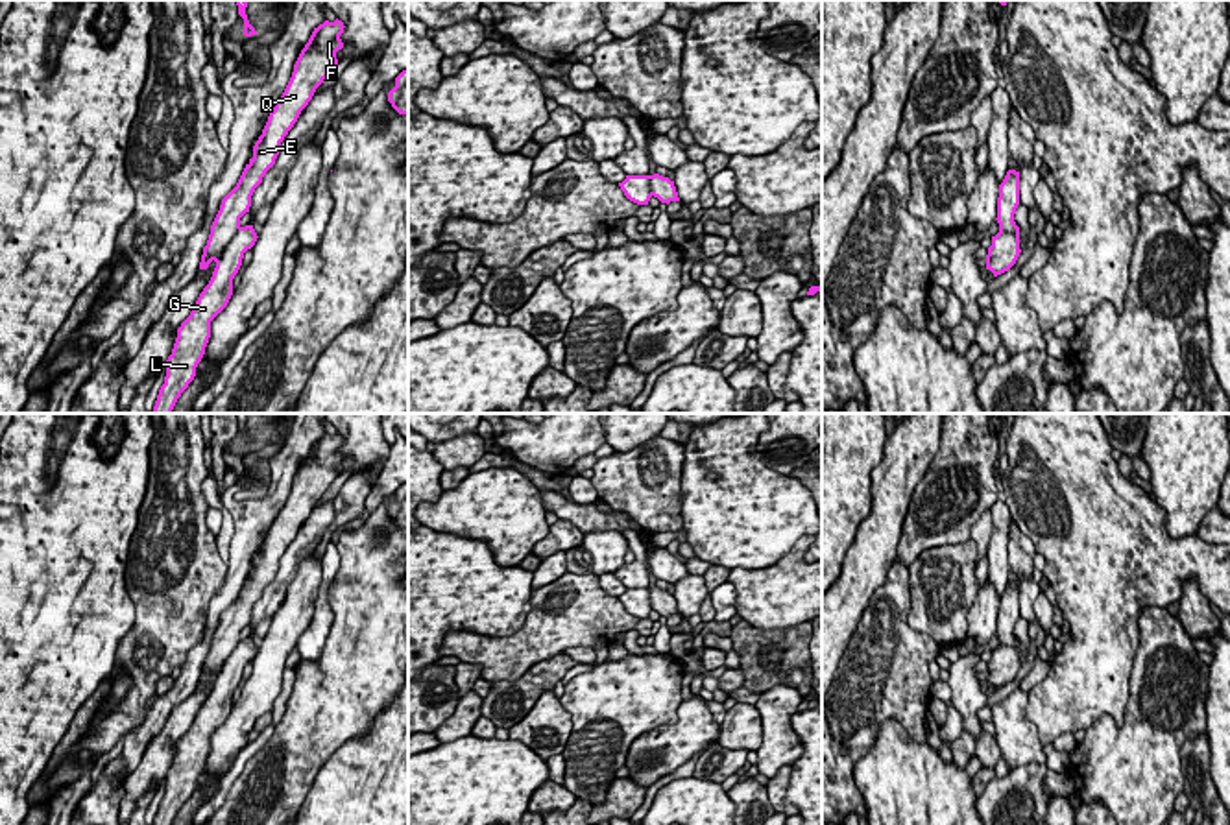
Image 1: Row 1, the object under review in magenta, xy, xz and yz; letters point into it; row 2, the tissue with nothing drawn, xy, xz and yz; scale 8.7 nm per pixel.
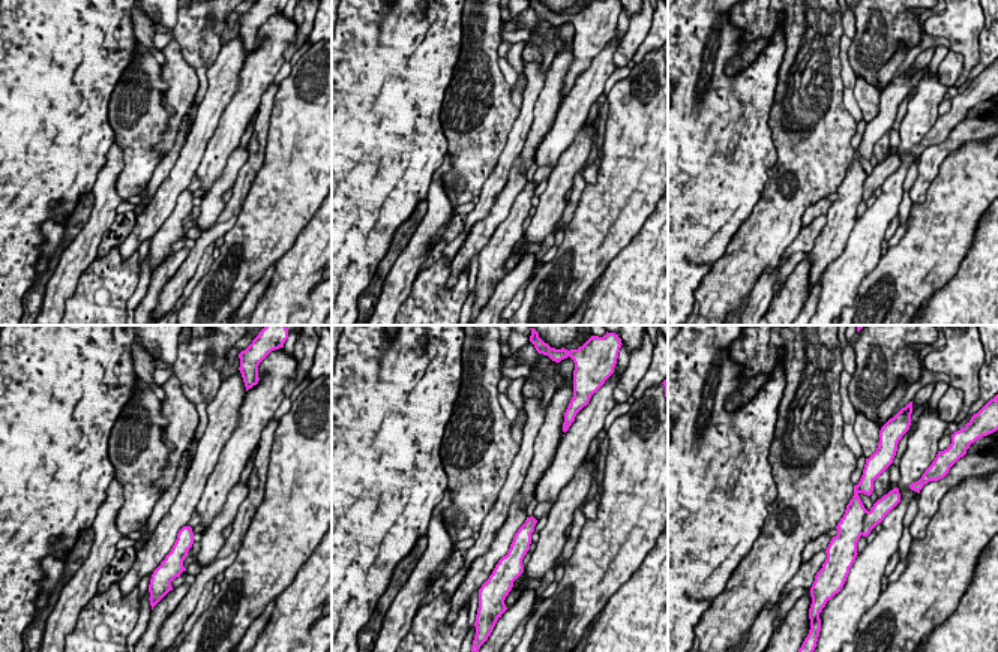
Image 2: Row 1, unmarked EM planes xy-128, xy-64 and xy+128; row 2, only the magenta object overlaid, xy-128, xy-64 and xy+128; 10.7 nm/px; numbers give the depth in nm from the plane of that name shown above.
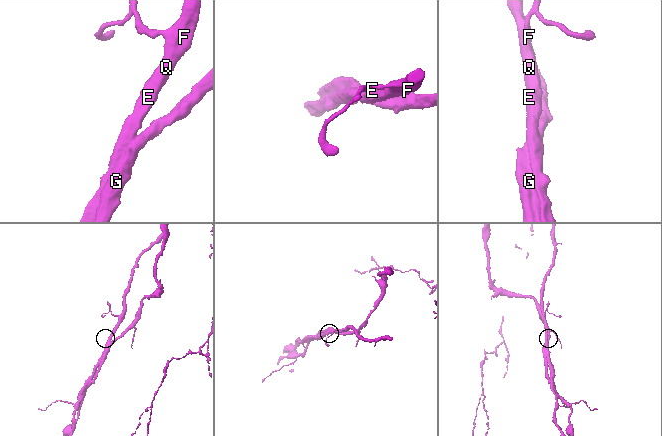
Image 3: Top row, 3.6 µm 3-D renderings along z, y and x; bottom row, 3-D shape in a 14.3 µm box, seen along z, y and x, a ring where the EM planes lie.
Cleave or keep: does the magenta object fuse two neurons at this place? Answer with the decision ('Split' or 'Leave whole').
Split

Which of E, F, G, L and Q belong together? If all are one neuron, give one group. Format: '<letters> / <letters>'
E F Q / G L

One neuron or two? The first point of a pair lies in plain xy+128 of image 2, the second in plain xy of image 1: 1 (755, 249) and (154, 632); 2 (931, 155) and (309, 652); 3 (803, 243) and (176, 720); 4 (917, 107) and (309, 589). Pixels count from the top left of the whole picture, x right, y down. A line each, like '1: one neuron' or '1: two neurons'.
1: one neuron
2: one neuron
3: two neurons
4: one neuron

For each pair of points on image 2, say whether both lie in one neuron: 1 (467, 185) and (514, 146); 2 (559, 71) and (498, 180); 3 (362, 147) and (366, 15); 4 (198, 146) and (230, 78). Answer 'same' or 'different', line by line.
1: different
2: different
3: same
4: same

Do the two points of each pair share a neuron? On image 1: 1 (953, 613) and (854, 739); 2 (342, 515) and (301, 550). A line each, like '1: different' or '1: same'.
1: different
2: different

